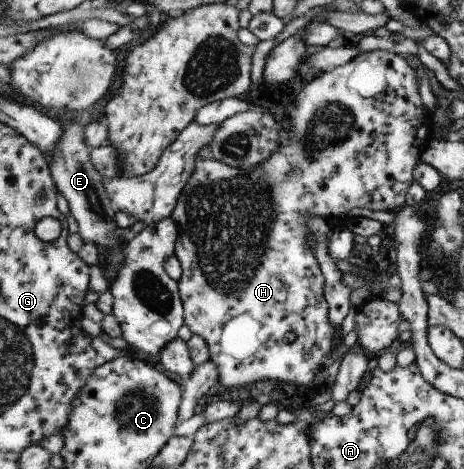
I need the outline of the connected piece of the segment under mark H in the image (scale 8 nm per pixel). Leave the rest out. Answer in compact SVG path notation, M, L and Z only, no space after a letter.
M385 49L370 52L360 52L350 62L336 67L333 71L324 73L314 78L298 93L294 99L294 107L290 116L285 119L288 132L287 141L281 143L279 151L271 154L271 157L261 163L259 167L251 169L239 169L231 167L215 158L197 159L197 165L193 175L189 178L176 208L173 219L179 227L179 237L176 243L177 259L181 262L183 275L178 281L180 294L184 303L184 321L193 334L201 335L206 339L210 347L211 359L217 363L220 383L227 389L234 387L249 387L250 383L261 381L282 381L293 385L305 385L313 387L319 371L323 369L325 359L329 359L329 353L334 354L341 347L339 328L331 323L330 307L326 298L326 279L314 249L311 249L310 235L313 234L307 223L311 217L319 215L331 220L334 226L346 227L353 219L353 209L370 209L371 211L401 210L410 193L411 185L415 180L415 167L419 165L419 159L429 144L435 138L433 121L429 112L423 107L421 95L419 95L419 79L417 71L409 65L407 57L399 51L387 51Z

